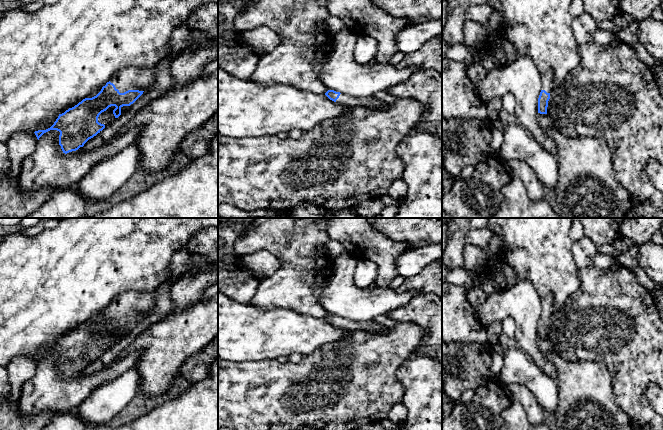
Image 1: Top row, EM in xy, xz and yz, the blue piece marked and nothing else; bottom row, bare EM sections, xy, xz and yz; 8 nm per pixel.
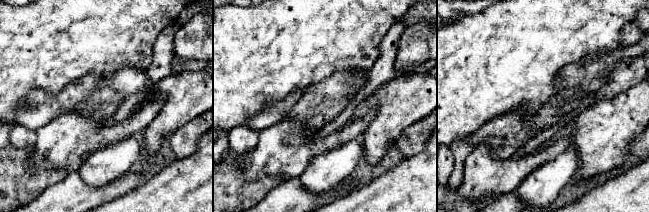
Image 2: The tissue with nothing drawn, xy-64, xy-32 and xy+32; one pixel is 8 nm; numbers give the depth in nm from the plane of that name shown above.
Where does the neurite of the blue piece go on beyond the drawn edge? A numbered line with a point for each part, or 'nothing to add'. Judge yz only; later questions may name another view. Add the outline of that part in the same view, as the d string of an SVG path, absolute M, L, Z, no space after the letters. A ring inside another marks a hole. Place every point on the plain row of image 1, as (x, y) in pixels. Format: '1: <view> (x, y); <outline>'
1: yz (547, 301); M552 293L547 294L542 300L542 314L550 317L554 311L554 297Z

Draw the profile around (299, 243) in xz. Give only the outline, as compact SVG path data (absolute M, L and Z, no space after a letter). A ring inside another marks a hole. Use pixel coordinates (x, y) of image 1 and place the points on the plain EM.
M255 218L233 244L236 258L266 250L272 256L277 257L282 266L271 276L261 279L257 292L249 304L264 310L289 308L305 316L325 318L328 313L319 303L319 296L333 273L333 261L326 249L326 243L329 239L326 218Z

